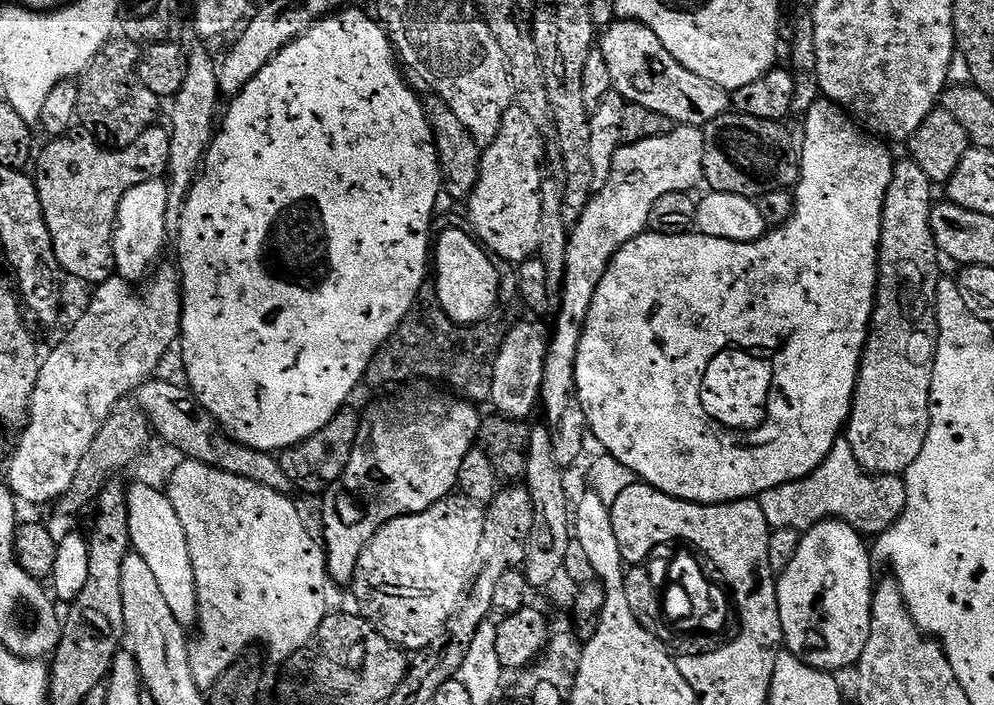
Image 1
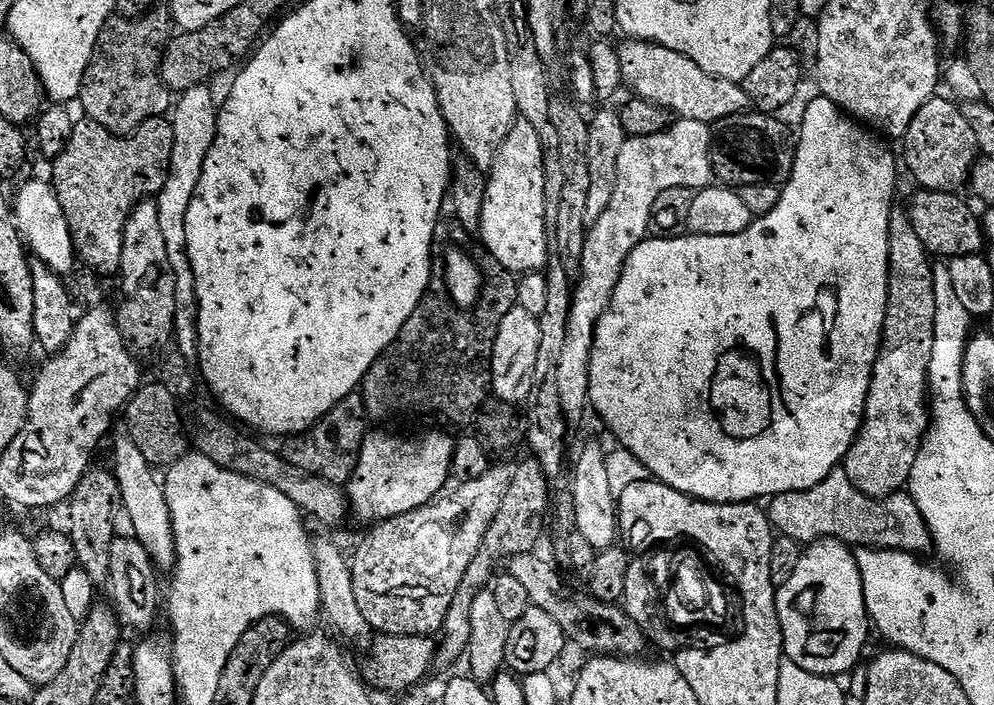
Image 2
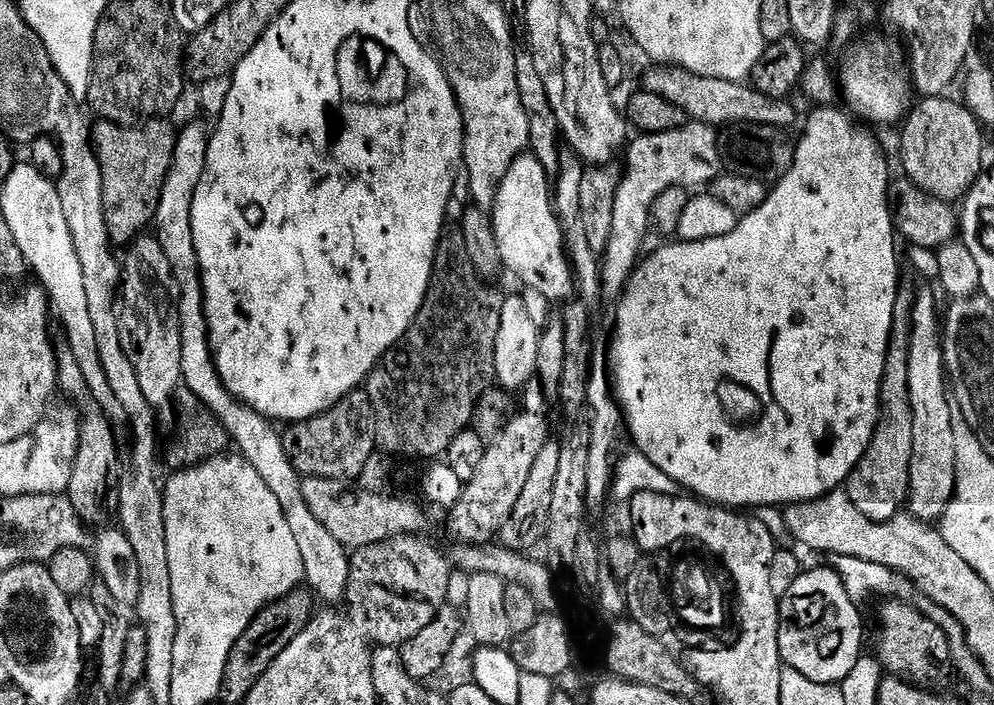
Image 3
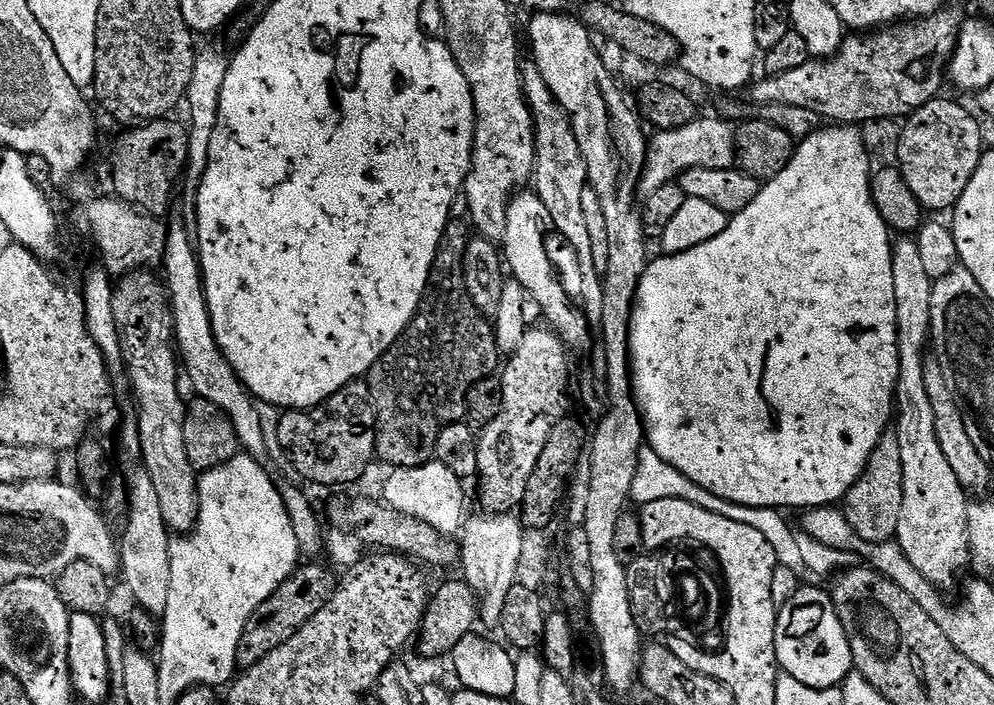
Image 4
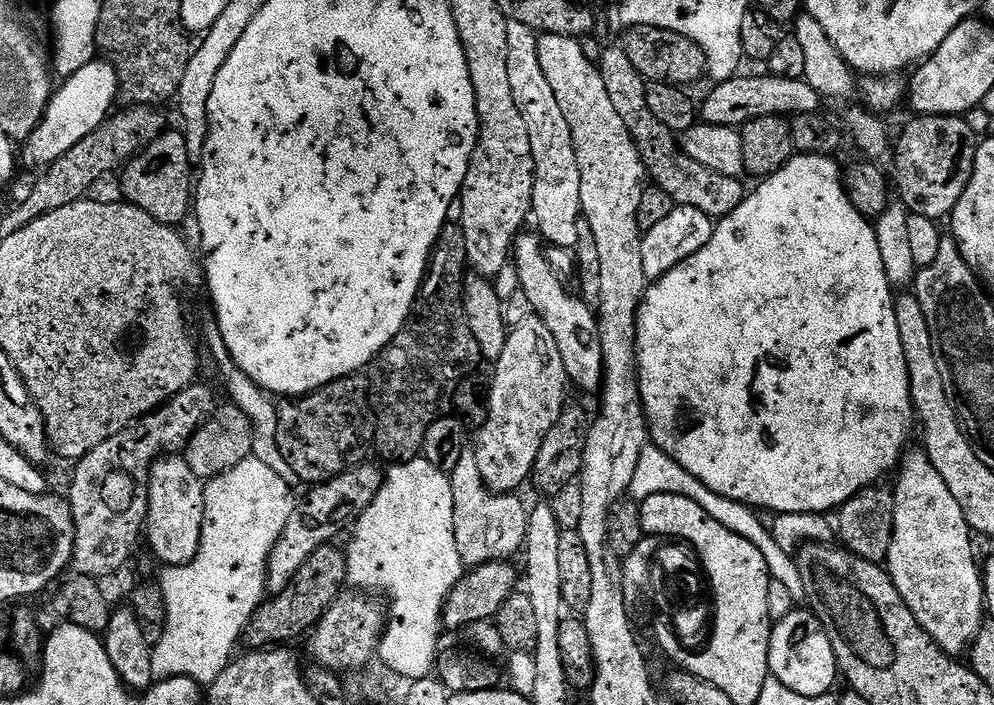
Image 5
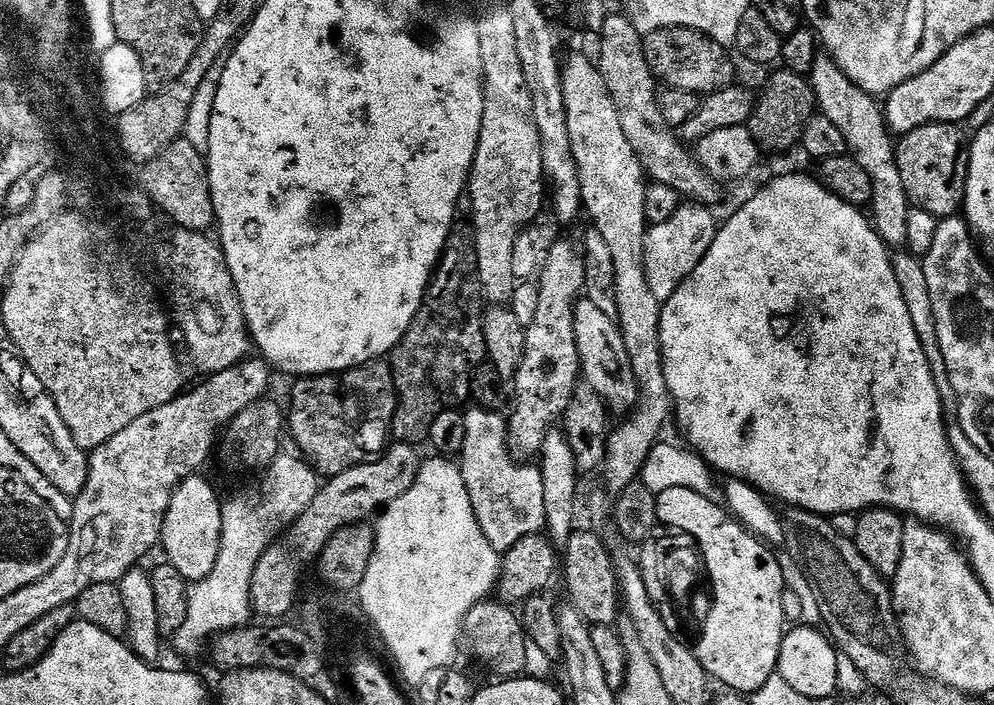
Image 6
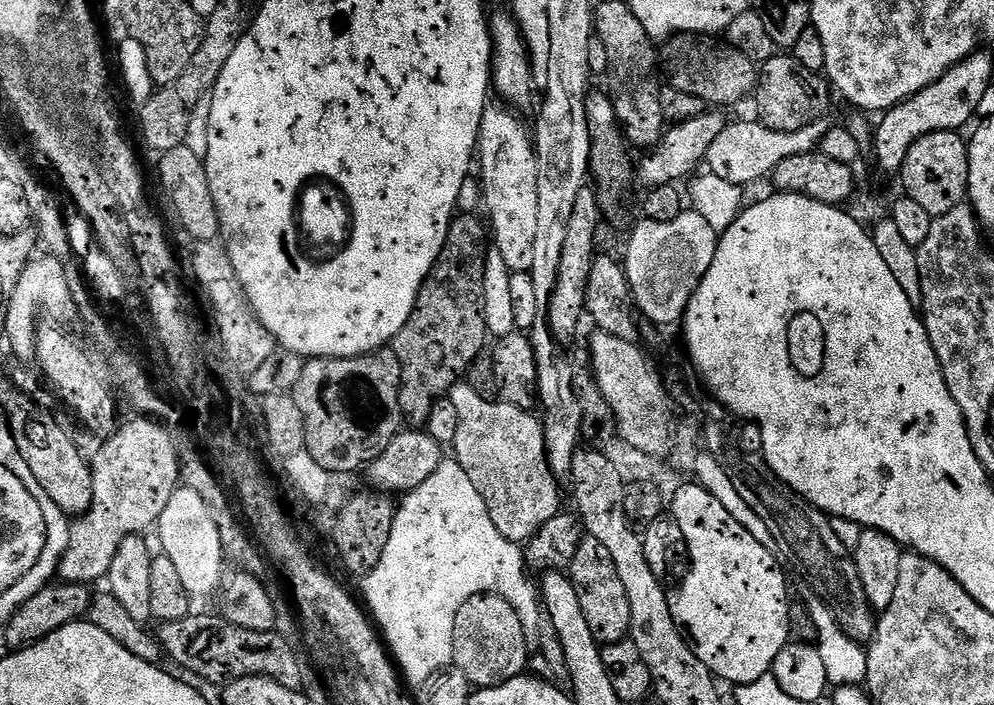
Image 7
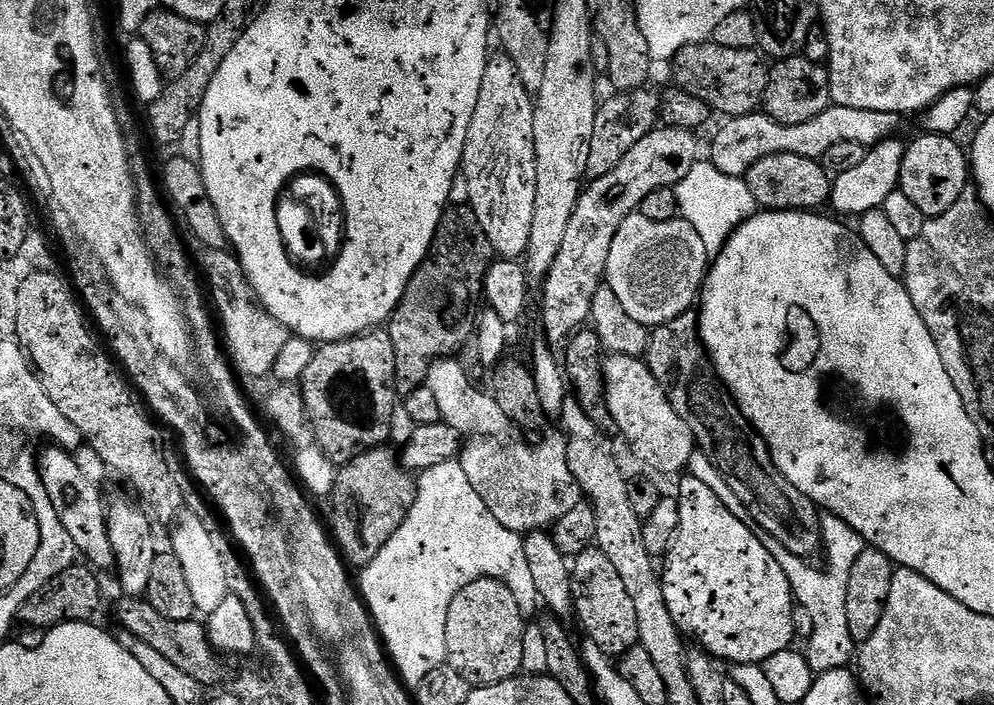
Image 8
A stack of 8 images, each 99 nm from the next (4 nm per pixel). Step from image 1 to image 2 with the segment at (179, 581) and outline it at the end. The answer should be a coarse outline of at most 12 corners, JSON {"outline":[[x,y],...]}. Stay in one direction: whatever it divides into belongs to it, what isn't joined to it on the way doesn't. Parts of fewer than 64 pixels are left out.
{"outline":[[127,434],[113,442],[122,512],[157,569],[175,569],[163,483]]}

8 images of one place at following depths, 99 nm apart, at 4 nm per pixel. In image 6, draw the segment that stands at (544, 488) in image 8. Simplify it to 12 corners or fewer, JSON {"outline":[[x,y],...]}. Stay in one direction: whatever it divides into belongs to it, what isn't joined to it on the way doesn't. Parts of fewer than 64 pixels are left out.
{"outline":[[499,411],[464,412],[458,463],[478,526],[503,554],[545,527],[539,467]]}

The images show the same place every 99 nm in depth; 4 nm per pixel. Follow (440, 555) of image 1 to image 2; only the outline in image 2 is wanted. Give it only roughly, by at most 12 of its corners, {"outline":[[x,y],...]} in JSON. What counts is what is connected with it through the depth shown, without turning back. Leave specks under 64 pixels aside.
{"outline":[[511,467],[379,521],[350,565],[372,630],[443,629]]}

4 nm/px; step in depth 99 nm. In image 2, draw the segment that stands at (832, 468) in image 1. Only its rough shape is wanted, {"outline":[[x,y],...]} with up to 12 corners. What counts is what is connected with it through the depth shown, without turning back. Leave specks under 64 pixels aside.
{"outline":[[843,470],[771,497],[768,521],[803,546],[924,554],[907,491],[860,493]]}

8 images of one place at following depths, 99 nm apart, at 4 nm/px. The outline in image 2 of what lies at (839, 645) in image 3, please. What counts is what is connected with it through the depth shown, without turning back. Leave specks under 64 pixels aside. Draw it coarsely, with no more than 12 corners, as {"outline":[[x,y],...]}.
{"outline":[[803,549],[776,594],[784,655],[851,673],[870,621],[857,553]]}

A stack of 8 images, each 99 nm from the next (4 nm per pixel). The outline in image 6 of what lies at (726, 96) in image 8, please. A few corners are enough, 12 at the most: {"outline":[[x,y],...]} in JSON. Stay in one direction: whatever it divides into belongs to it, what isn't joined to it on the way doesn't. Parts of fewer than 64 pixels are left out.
{"outline":[[693,28],[644,36],[657,81],[697,94],[733,87],[725,45]]}

